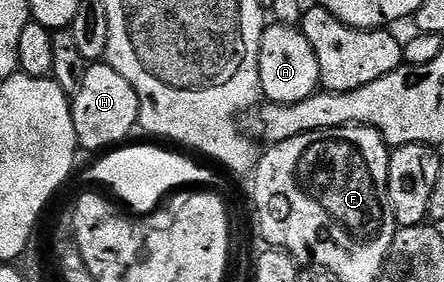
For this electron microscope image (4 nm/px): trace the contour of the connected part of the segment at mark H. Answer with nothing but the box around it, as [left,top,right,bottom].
[71,61,140,153]

